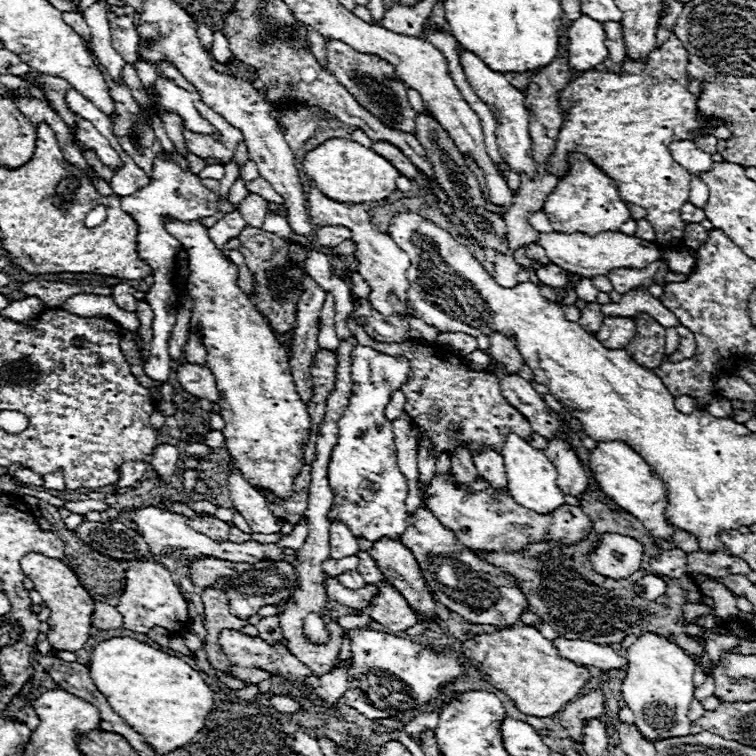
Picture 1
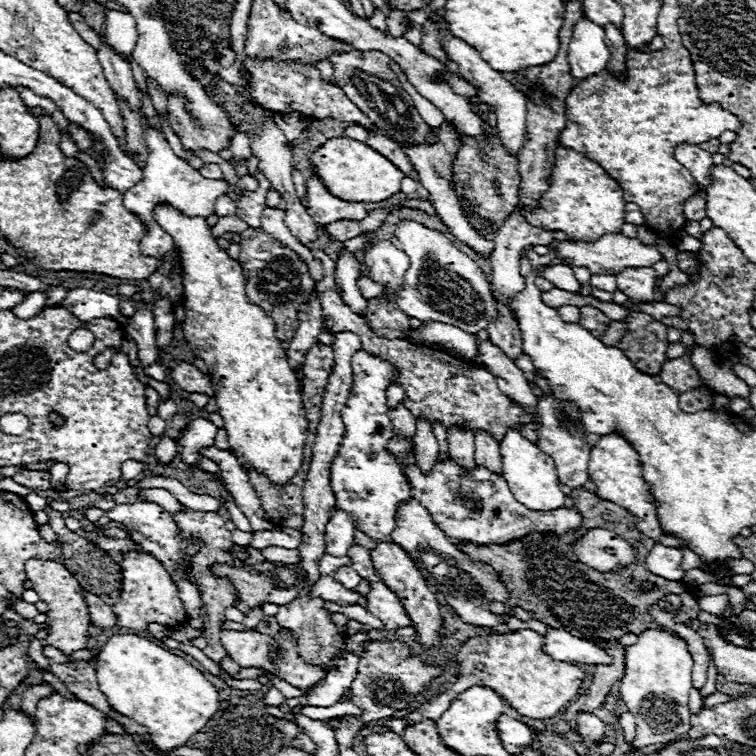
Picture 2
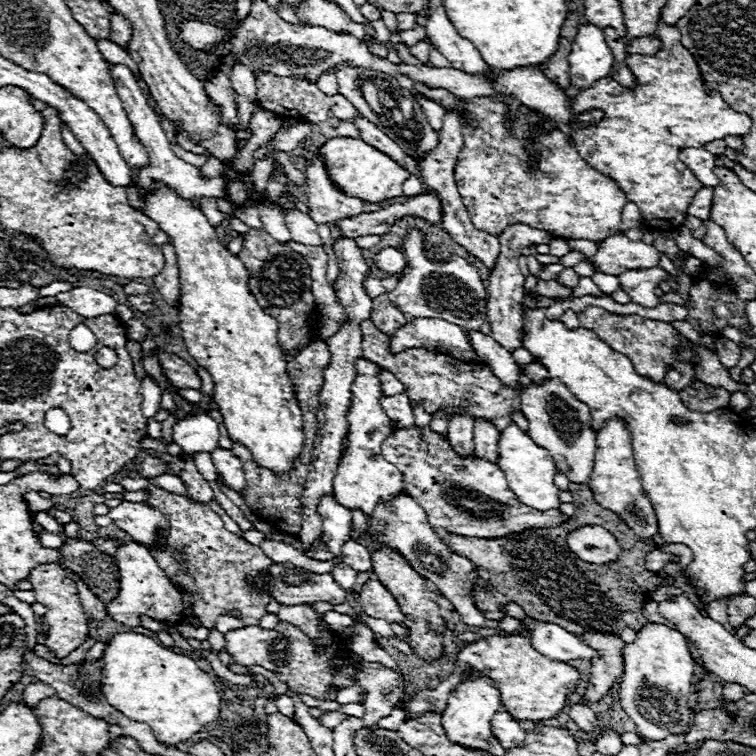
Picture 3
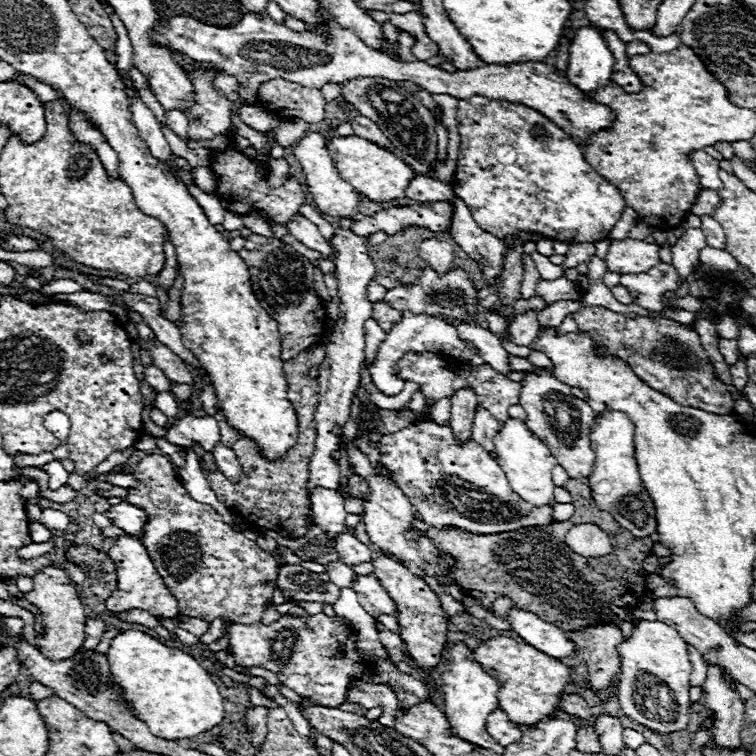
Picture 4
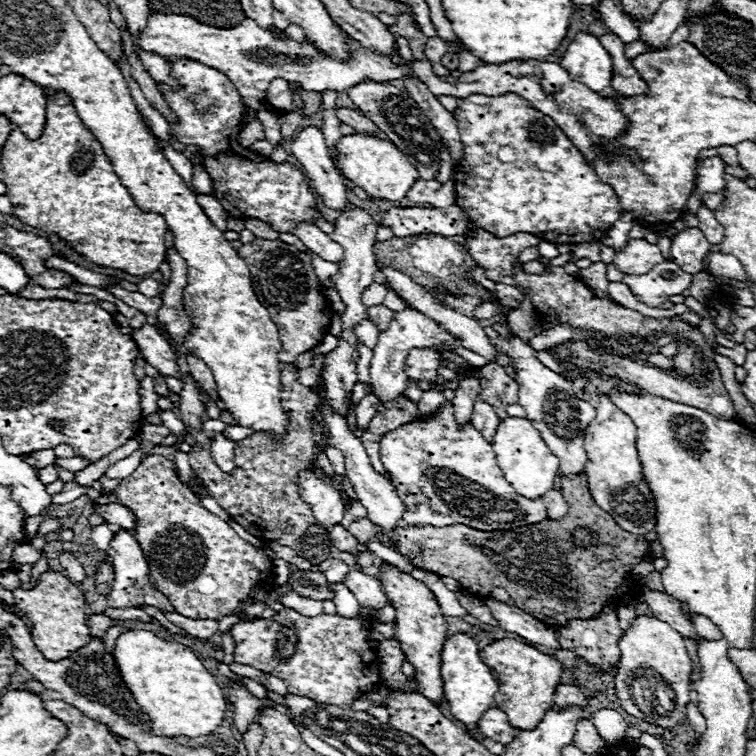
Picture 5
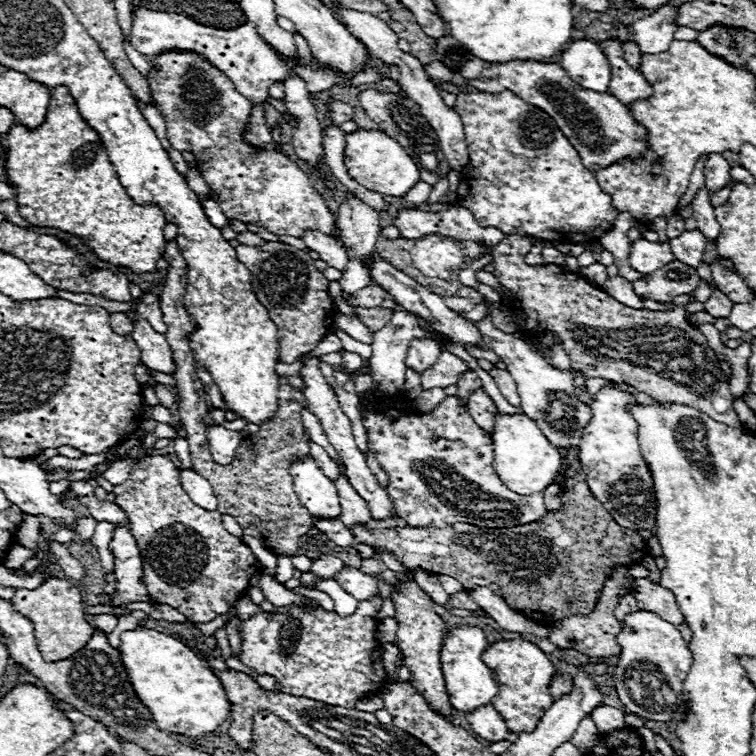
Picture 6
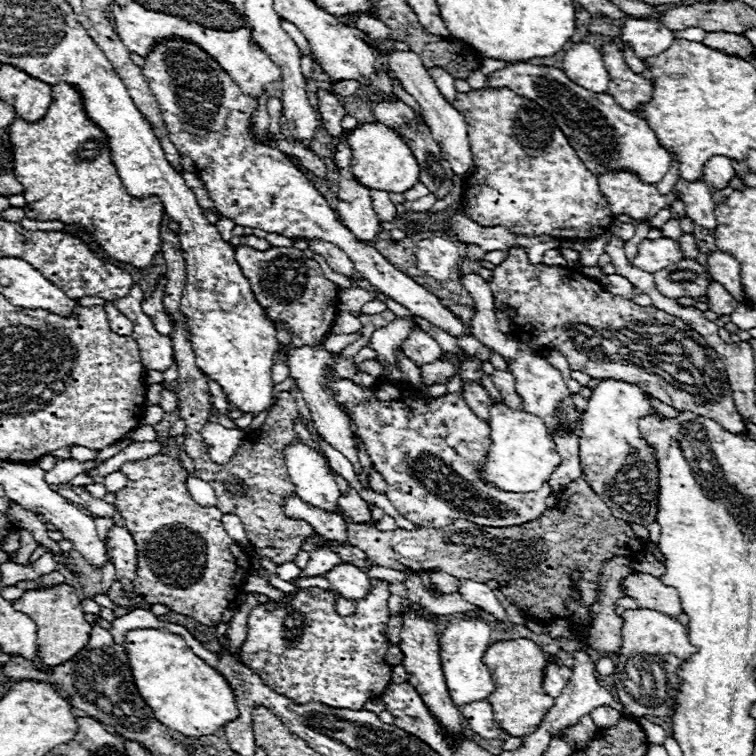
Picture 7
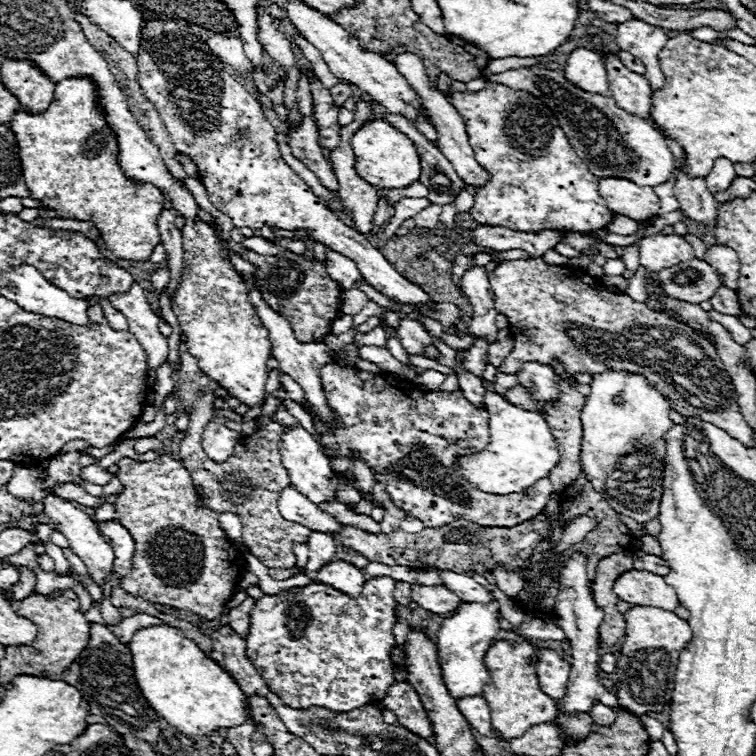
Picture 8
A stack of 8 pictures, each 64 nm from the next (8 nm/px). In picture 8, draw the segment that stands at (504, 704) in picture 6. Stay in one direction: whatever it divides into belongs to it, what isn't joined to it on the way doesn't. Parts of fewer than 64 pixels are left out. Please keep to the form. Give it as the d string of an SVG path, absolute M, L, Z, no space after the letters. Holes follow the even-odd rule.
M500 640L492 644L492 648L488 648L488 656L484 656L484 662L488 664L492 676L492 684L484 688L482 696L490 706L494 734L502 740L518 738L532 724L550 724L556 718L556 702L540 690L538 674L534 666L528 664L528 658L532 654L534 654L534 646L530 642Z

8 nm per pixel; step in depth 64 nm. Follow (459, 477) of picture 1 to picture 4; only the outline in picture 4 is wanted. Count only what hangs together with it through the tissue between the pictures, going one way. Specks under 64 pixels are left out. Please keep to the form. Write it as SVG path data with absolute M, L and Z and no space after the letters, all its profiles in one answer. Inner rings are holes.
M462 388L452 396L452 416L450 426L460 442L466 442L472 434L472 422L476 412L476 394L472 388Z

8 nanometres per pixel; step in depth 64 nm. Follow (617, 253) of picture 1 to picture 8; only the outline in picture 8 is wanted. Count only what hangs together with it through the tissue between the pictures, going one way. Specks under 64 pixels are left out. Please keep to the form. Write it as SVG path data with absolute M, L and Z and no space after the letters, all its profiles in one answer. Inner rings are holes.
M656 234L640 240L640 266L644 266L650 274L692 258L696 258L694 248L684 236Z

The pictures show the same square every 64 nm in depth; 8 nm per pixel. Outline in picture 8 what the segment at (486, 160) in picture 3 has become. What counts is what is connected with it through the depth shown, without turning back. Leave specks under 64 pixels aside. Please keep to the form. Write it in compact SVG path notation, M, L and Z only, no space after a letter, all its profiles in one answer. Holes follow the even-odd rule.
M486 82L478 92L456 92L448 100L466 122L476 160L492 174L490 182L474 194L470 214L476 222L502 224L520 232L558 228L588 234L612 220L612 210L598 194L598 178L576 156L556 116L540 98Z

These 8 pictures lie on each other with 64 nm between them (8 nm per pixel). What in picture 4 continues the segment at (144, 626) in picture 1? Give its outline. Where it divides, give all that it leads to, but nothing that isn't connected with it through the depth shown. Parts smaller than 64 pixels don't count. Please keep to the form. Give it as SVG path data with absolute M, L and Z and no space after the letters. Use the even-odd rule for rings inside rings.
M130 534L118 536L114 540L108 556L116 564L116 574L118 574L116 592L112 592L112 596L106 600L106 608L110 612L122 612L122 610L130 610L130 608L140 608L140 610L148 610L152 616L162 616L162 618L178 616L176 598L164 586L164 582L158 576L158 572L156 572L152 560L150 560L146 548L142 546L142 542L138 538L130 536Z

